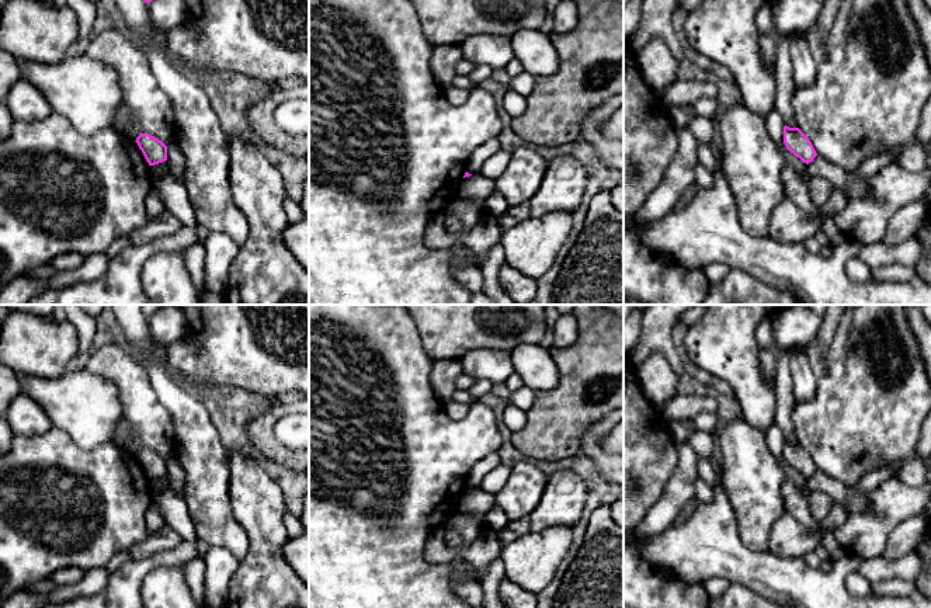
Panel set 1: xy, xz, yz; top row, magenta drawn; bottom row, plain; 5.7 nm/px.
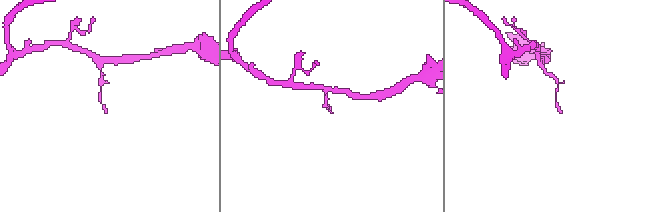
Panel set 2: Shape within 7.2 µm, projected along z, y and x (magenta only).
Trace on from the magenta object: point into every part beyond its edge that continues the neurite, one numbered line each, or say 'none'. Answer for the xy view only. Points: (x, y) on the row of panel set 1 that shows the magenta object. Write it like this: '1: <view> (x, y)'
none

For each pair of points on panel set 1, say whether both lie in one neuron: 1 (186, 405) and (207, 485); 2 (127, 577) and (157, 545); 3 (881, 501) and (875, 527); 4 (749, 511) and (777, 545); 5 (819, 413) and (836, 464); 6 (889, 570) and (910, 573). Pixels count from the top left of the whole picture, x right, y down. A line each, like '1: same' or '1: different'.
1: same
2: different
3: same
4: different
5: same
6: same

